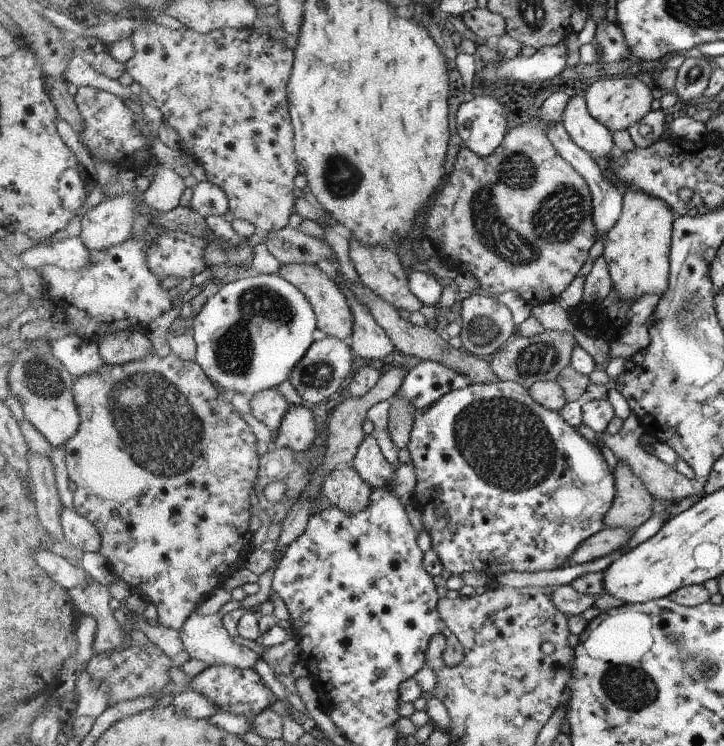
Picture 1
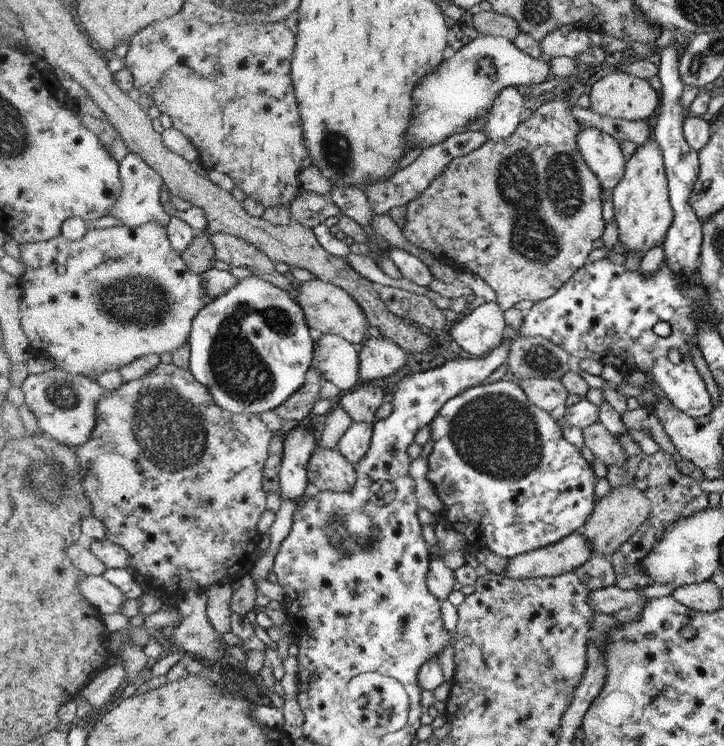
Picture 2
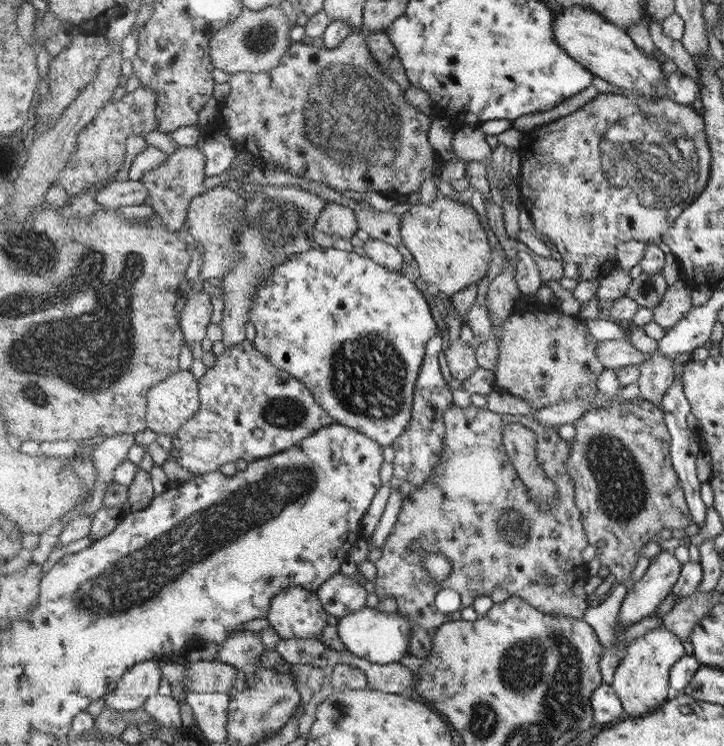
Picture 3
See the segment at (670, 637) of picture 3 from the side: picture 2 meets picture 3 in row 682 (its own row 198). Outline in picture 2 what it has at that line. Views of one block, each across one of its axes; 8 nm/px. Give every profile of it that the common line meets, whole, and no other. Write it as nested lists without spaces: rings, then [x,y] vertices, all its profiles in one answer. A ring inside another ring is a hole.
[[[650,137],[650,140],[641,147],[637,147],[637,151],[627,160],[624,176],[613,188],[612,202],[614,222],[619,228],[619,241],[624,244],[625,255],[629,255],[627,253],[630,251],[640,252],[643,258],[650,249],[664,244],[669,228],[676,218],[676,213],[669,201],[669,181],[668,174],[665,172],[664,152],[654,137]]]

